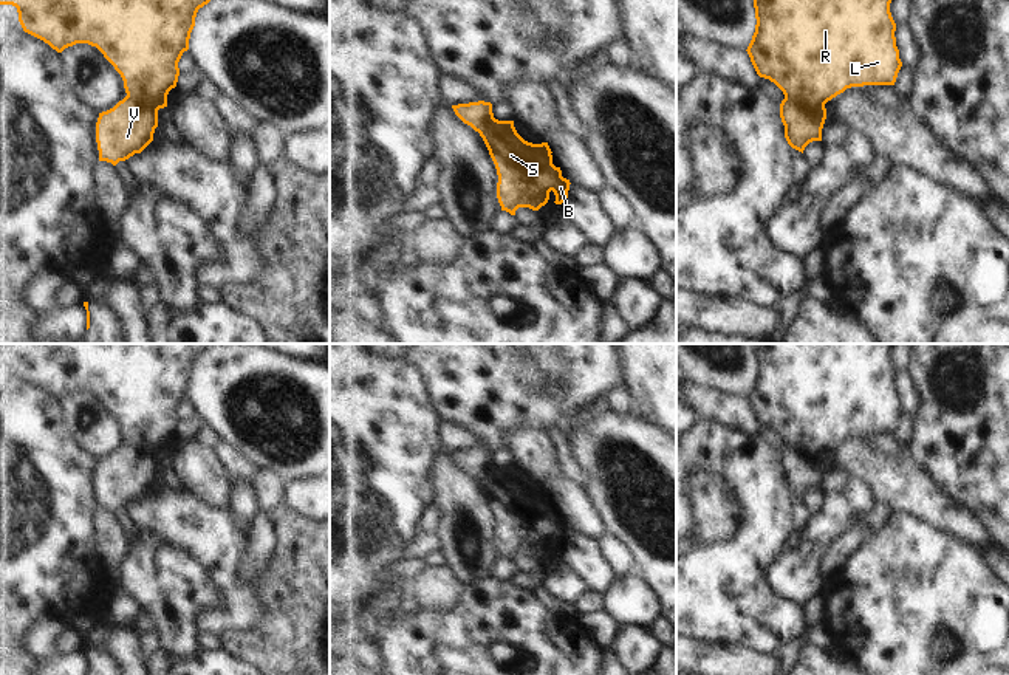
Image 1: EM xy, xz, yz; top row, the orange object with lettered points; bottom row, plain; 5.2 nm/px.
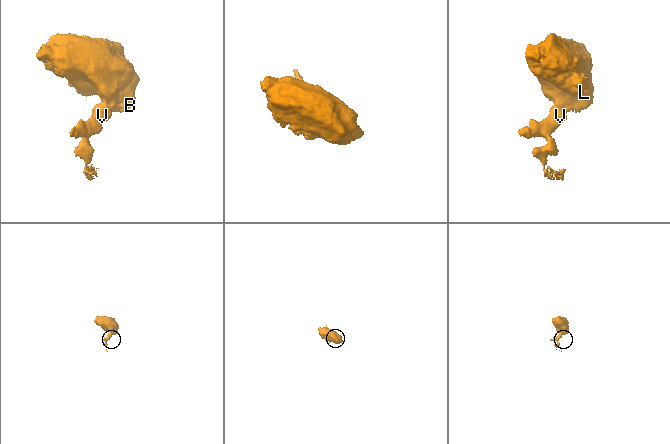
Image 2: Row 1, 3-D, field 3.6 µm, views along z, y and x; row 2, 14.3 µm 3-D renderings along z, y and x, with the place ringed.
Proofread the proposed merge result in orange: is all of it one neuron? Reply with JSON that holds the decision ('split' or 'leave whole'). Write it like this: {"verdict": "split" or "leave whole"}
{"verdict": "split"}

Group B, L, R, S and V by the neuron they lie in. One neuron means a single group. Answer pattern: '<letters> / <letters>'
B L R S / V

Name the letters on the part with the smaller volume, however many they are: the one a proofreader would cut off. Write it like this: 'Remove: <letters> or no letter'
Remove: V

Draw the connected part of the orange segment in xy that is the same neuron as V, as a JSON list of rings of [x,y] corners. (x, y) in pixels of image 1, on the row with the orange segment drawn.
[[[125,96],[113,108],[99,113],[96,122],[99,161],[116,166],[141,153],[153,141],[156,127],[158,111]]]

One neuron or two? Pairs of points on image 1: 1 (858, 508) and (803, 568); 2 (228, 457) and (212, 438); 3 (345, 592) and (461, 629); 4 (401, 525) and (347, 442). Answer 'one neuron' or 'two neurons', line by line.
1: one neuron
2: two neurons
3: one neuron
4: one neuron

